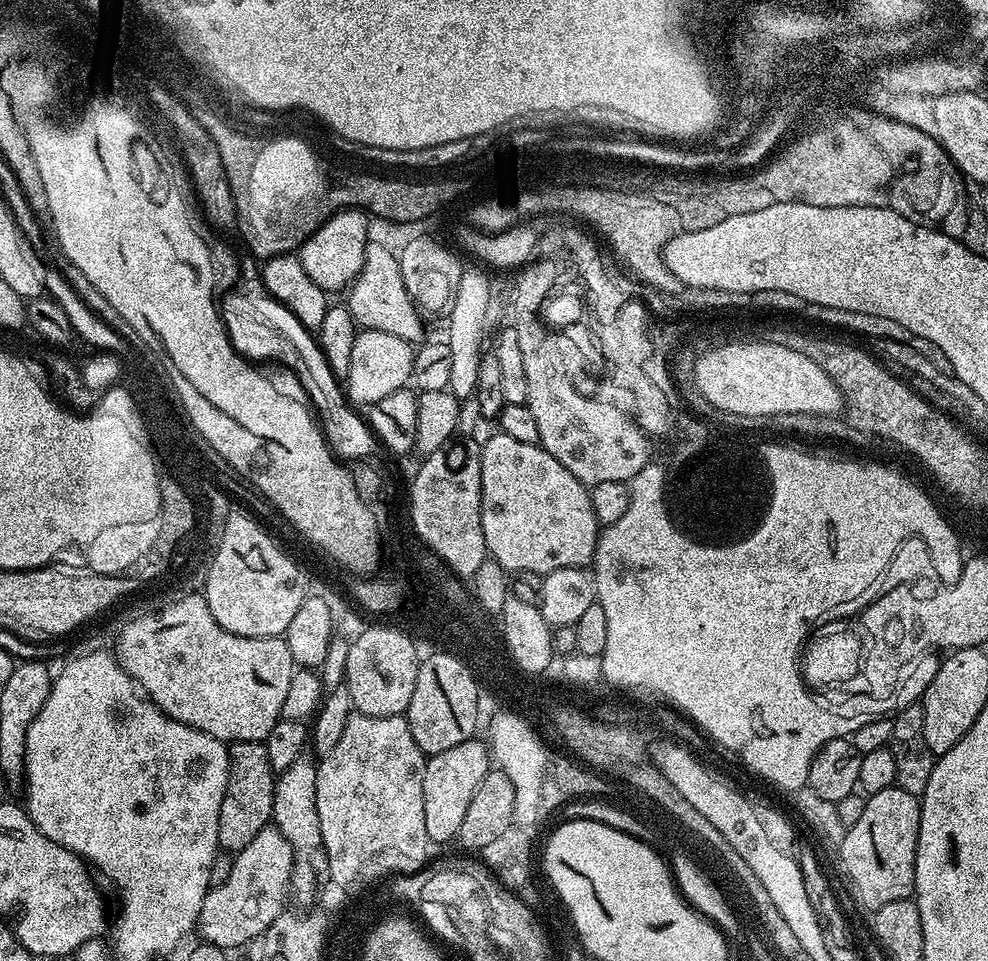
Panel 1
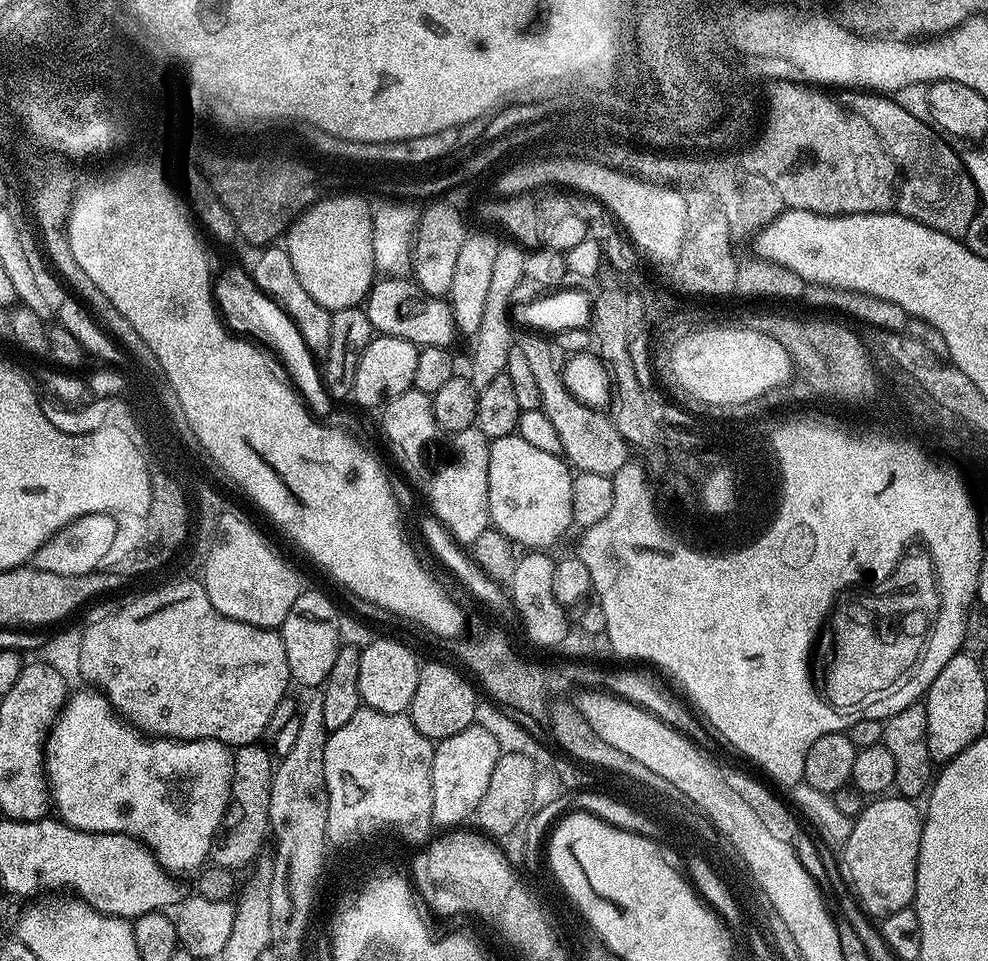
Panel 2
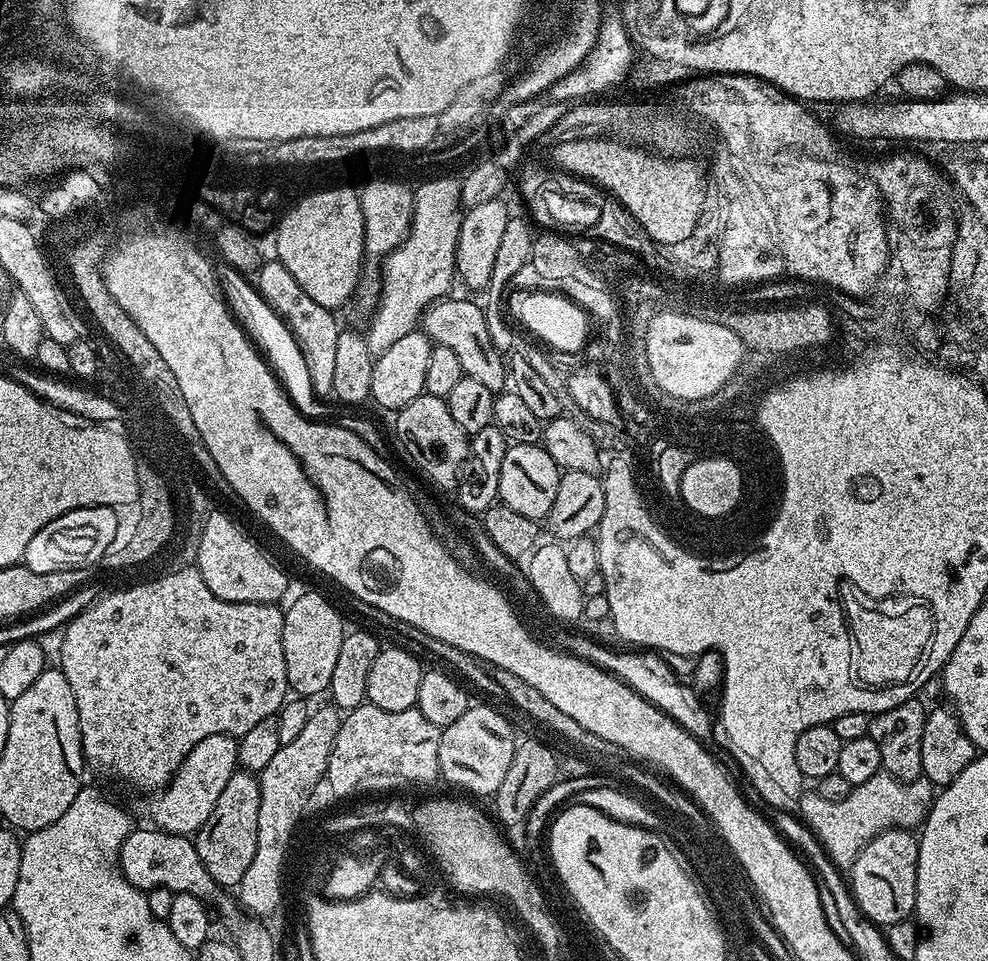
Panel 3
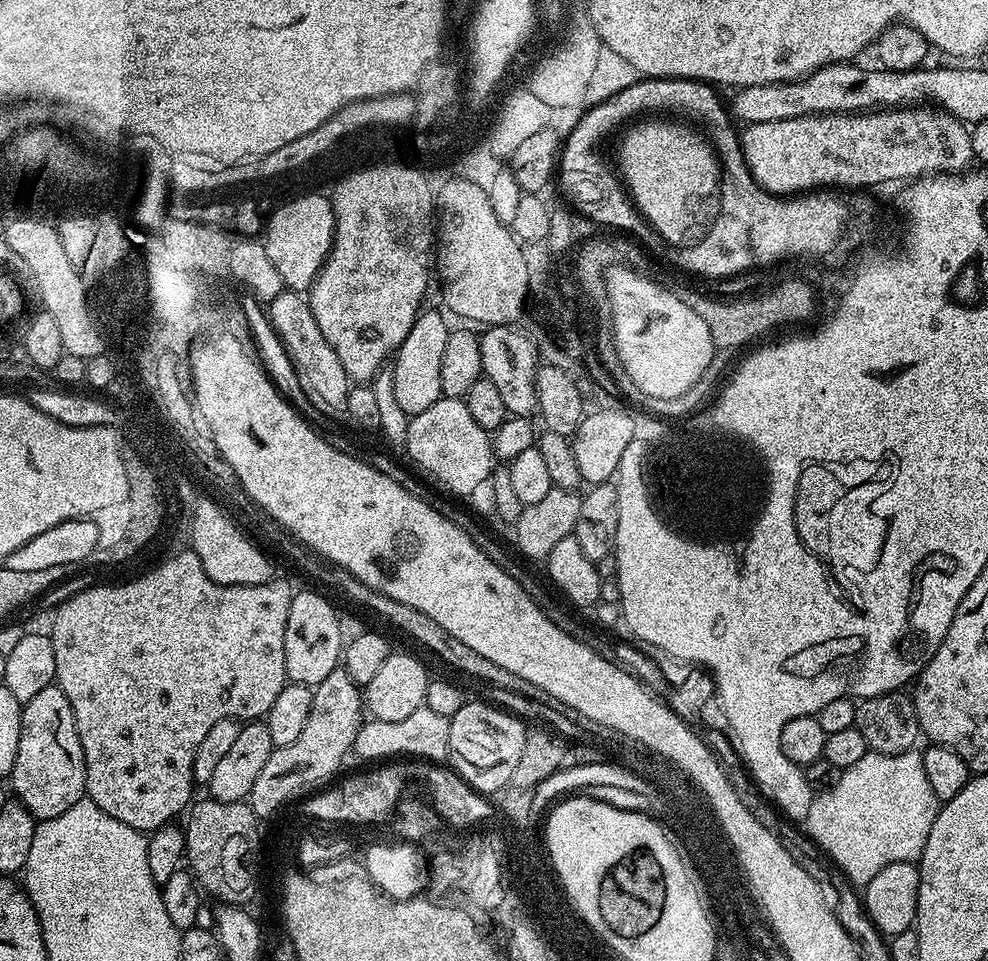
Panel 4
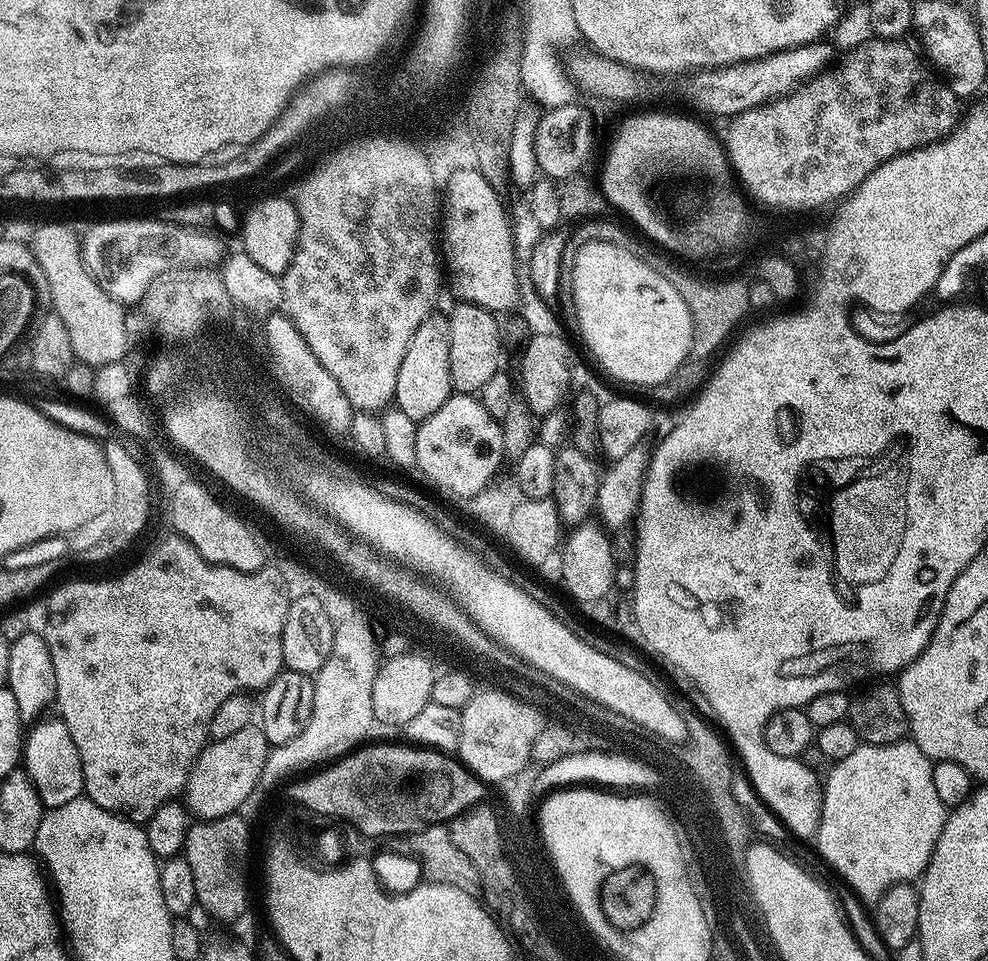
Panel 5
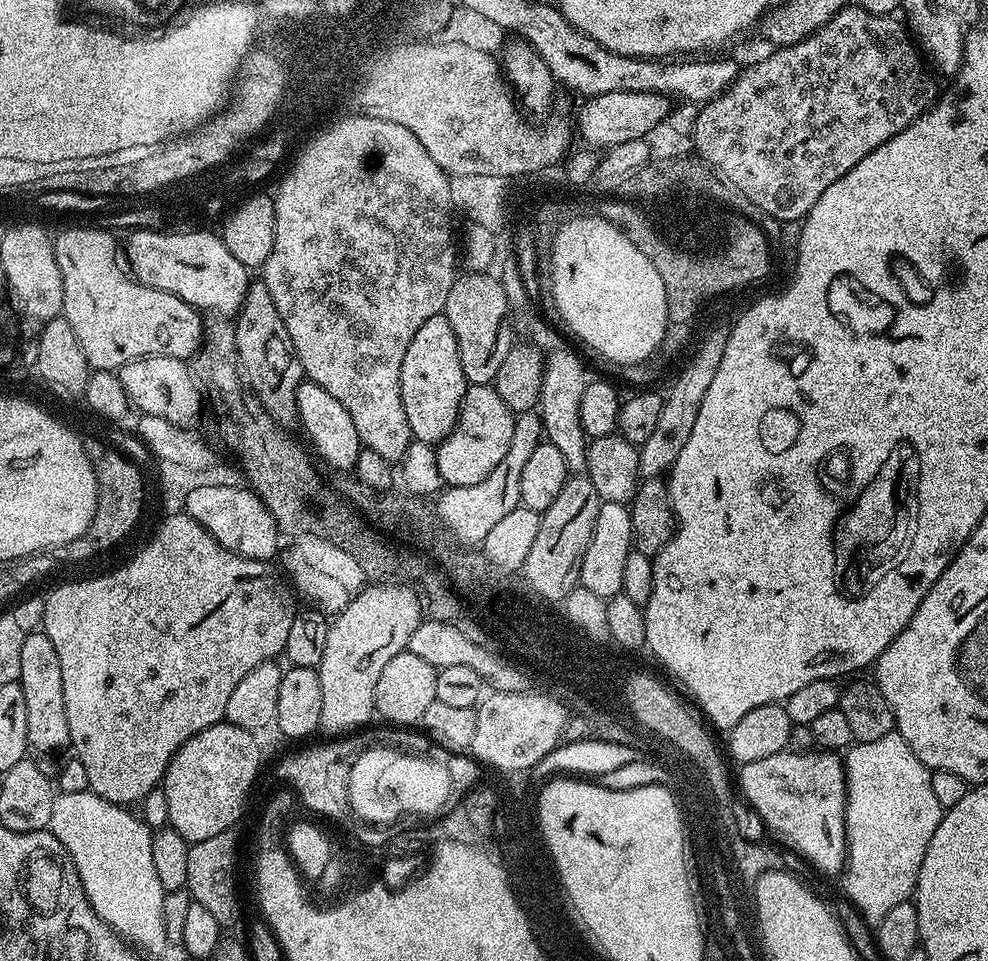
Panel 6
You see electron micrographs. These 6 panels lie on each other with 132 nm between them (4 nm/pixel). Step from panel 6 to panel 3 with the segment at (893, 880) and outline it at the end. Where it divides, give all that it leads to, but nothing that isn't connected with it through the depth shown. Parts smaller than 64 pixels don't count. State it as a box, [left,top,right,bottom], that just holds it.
[798,774,933,870]

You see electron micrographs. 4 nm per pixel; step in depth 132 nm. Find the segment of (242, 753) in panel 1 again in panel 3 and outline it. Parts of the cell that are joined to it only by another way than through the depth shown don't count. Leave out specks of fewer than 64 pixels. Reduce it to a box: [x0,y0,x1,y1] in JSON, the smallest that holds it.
[194,770,260,890]

